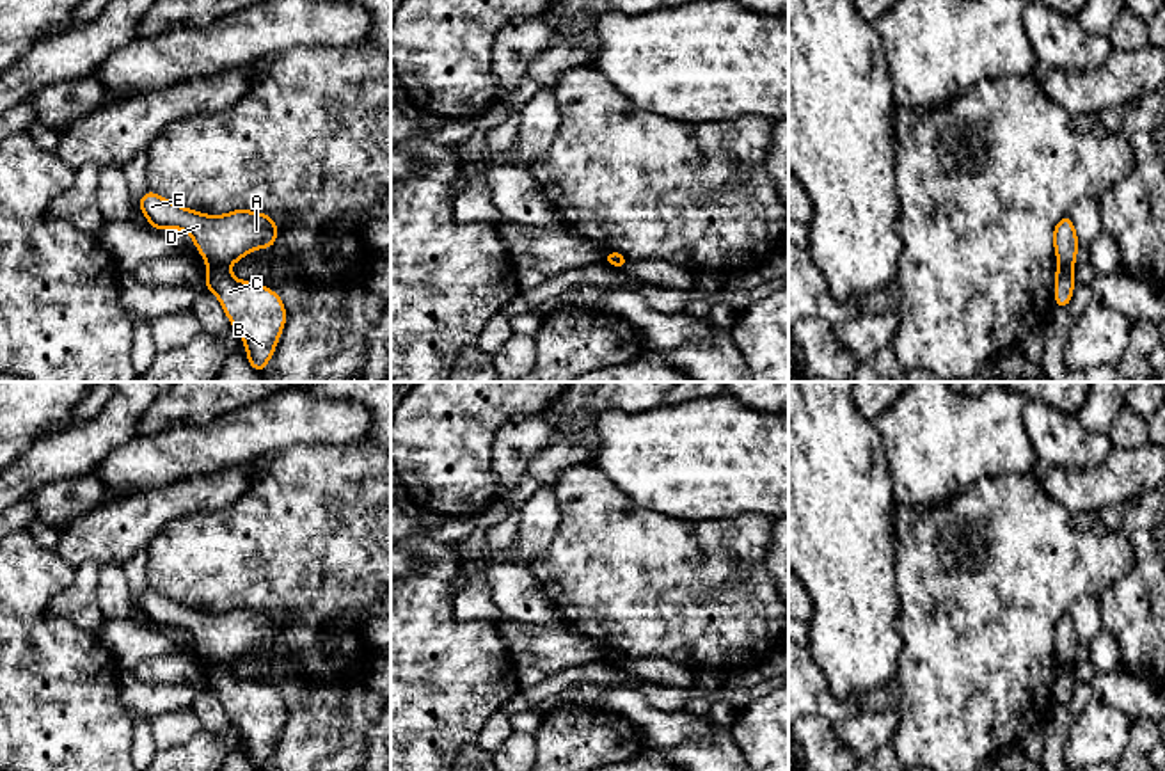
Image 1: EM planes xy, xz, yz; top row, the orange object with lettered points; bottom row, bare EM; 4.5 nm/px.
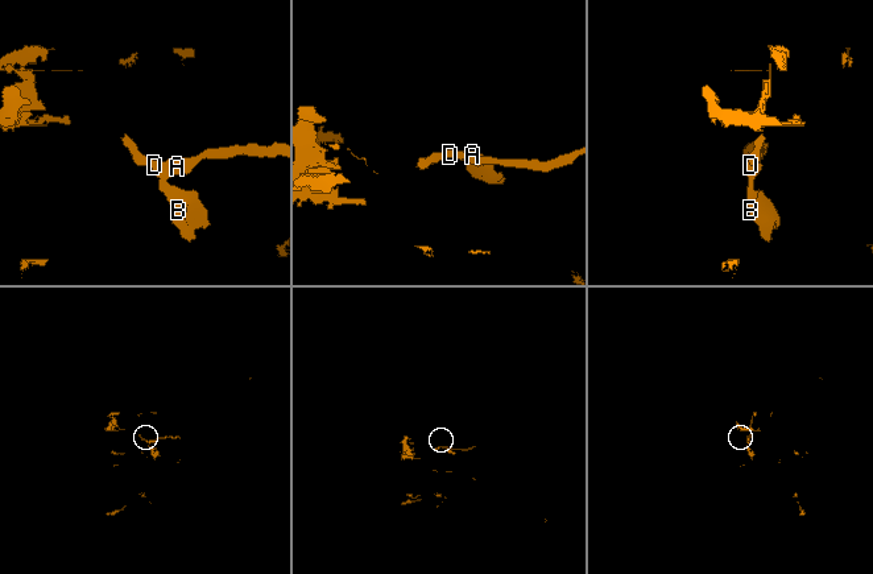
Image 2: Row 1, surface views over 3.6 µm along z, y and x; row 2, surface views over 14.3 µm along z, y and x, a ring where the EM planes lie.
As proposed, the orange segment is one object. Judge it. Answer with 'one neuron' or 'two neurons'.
two neurons

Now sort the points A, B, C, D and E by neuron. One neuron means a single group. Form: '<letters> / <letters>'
A D E / B C

